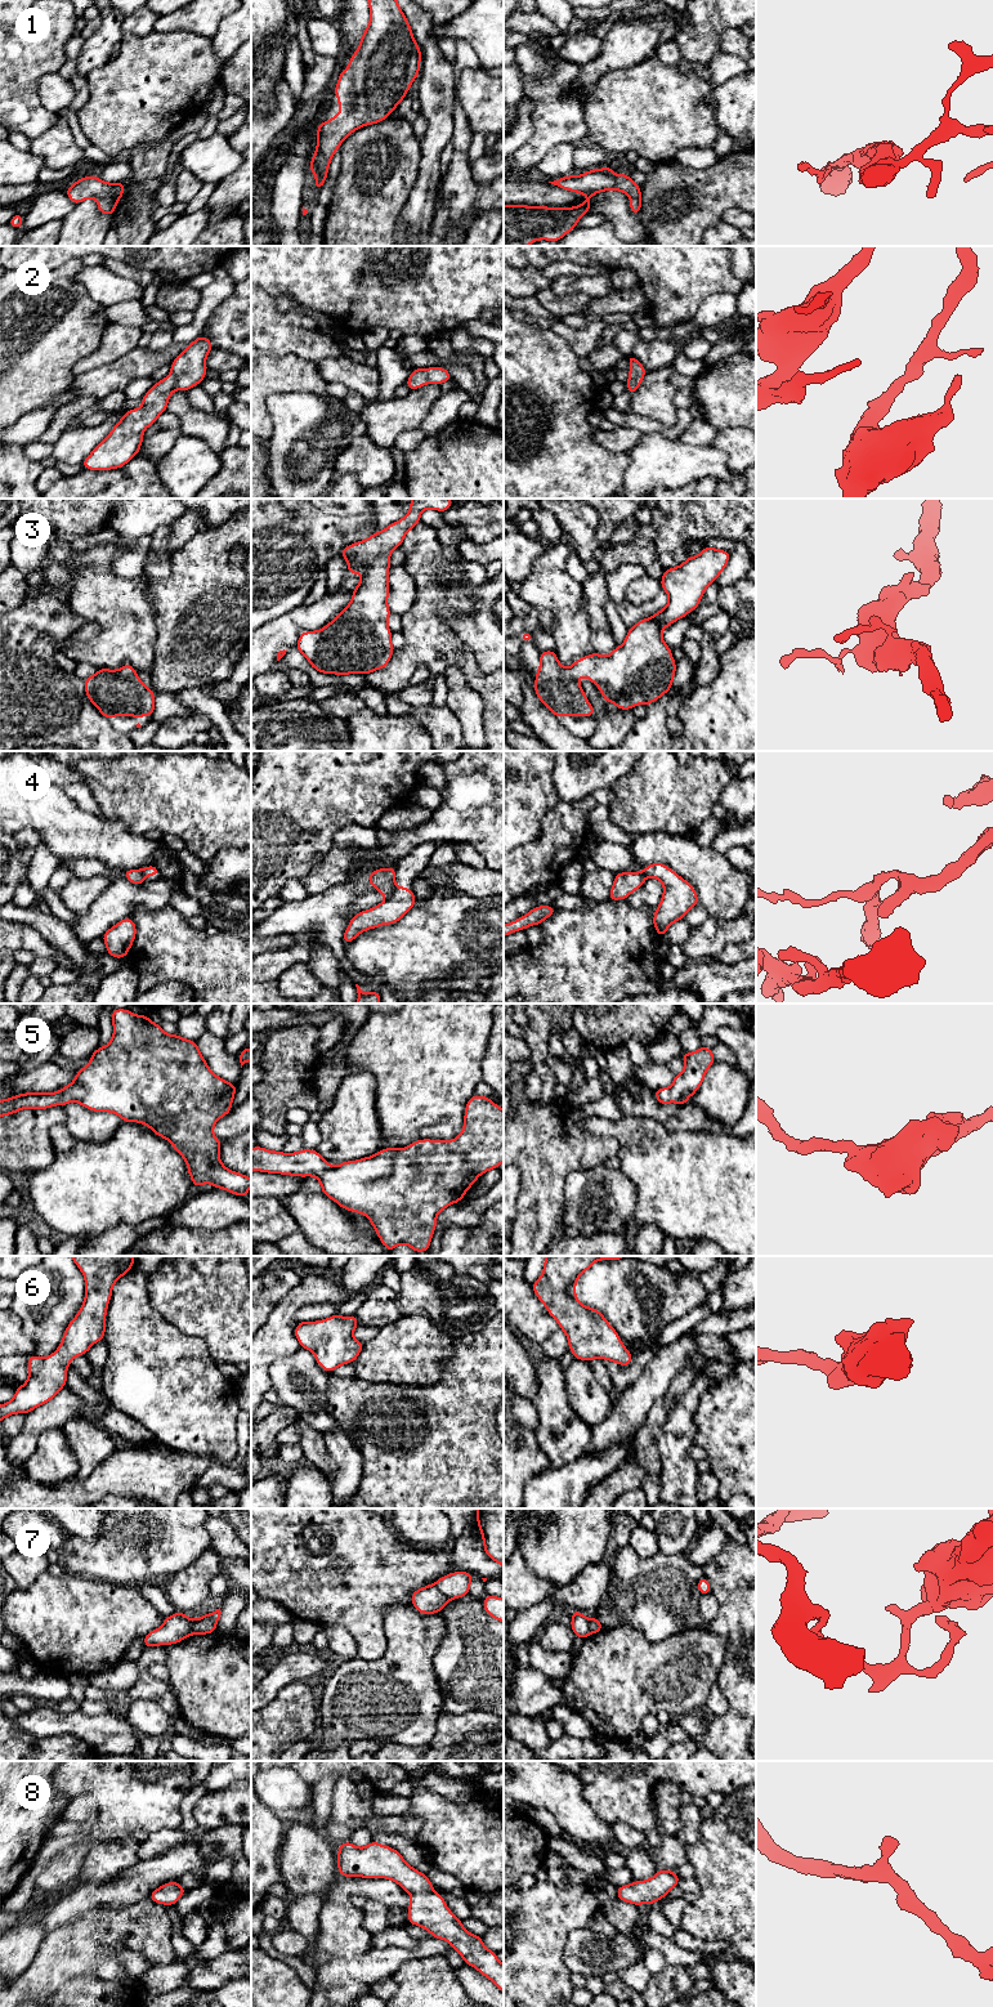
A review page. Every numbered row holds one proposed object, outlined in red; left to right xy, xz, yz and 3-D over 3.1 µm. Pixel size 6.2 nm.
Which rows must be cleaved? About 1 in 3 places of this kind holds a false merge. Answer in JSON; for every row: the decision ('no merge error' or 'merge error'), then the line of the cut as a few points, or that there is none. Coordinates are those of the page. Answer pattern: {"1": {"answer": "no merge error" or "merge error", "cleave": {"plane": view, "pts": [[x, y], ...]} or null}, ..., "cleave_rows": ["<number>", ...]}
{"1": {"answer": "no merge error", "cleave": null}, "2": {"answer": "no merge error", "cleave": null}, "3": {"answer": "no merge error", "cleave": null}, "4": {"answer": "merge error", "cleave": {"plane": "xz", "pts": [[396, 886], [387, 899]]}}, "5": {"answer": "no merge error", "cleave": null}, "6": {"answer": "no merge error", "cleave": null}, "7": {"answer": "merge error", "cleave": {"plane": "xz", "pts": [[434, 1583], [450, 1599]]}}, "8": {"answer": "no merge error", "cleave": null}, "cleave_rows": ["4", "7"]}

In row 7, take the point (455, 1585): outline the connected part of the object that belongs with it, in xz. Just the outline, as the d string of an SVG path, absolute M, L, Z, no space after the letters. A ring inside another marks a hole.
M452 1572L440 1577L434 1584L449 1600L455 1600L470 1593L471 1579L471 1572Z

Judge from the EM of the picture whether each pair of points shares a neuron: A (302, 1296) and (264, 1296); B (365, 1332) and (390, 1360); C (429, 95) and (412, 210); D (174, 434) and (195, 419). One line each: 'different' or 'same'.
A: different
B: different
C: same
D: different

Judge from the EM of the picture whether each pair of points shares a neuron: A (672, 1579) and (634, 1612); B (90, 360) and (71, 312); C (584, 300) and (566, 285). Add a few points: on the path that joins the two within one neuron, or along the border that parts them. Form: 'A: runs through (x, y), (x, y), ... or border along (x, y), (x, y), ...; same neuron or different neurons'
A: runs through (663, 1588), (657, 1595), (651, 1595), (643, 1603); same neuron
B: border along (104, 329), (101, 343), (74, 366), (75, 375); different neurons
C: border along (550, 286), (558, 294), (586, 294), (591, 298); different neurons

